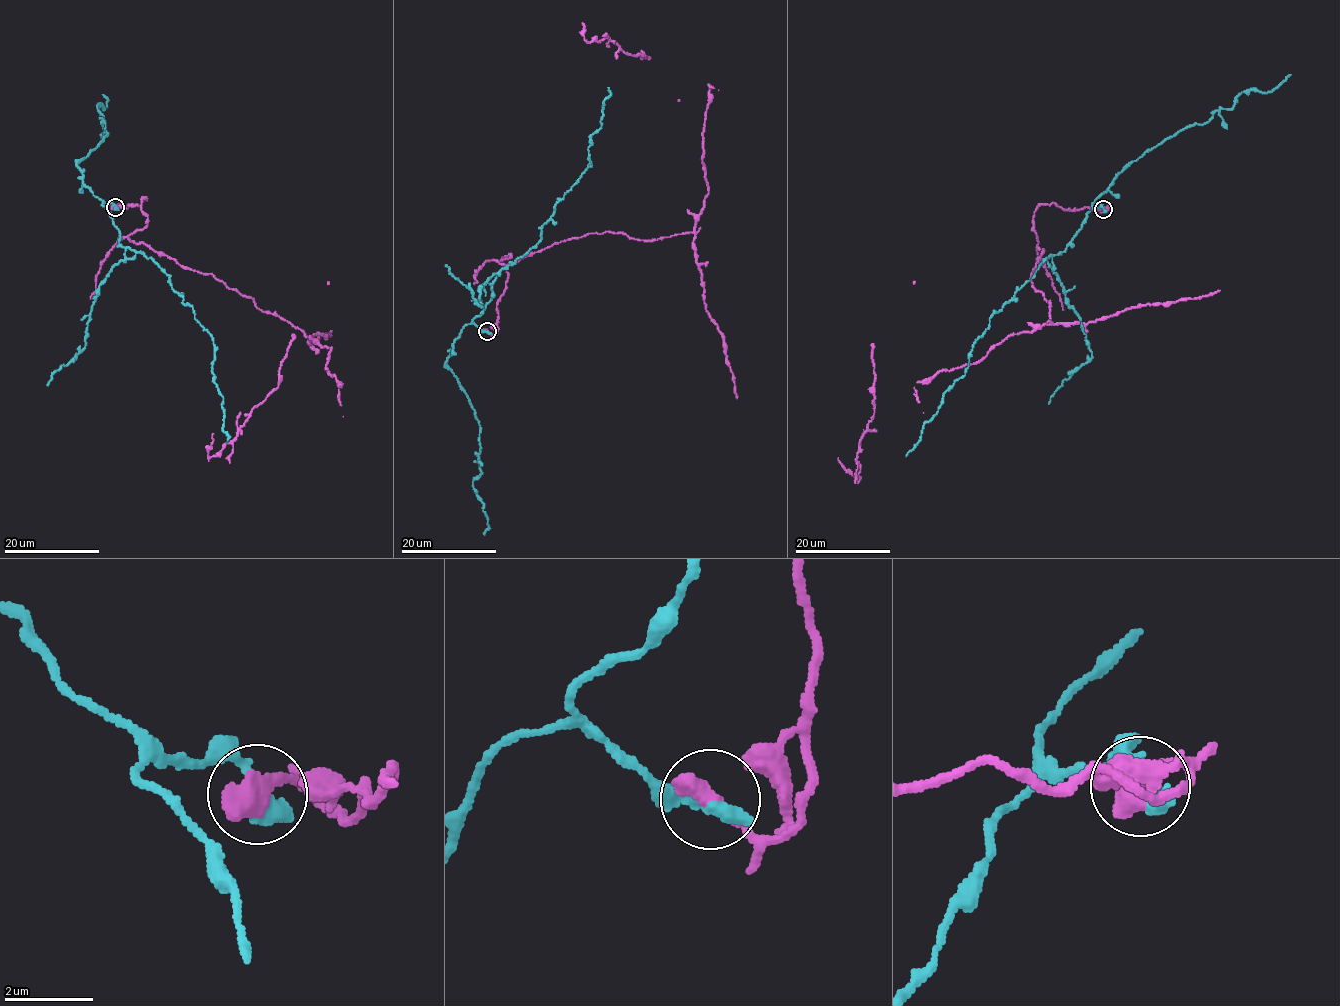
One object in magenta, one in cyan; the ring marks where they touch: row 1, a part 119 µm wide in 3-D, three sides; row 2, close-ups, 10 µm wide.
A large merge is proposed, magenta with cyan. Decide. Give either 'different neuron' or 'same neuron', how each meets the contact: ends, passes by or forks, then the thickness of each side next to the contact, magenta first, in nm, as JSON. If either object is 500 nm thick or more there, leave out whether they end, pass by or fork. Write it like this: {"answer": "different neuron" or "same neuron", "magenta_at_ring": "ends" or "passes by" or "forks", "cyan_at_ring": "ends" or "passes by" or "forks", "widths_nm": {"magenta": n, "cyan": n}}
{"answer": "different neuron", "widths_nm": {"magenta": 600, "cyan": 480}}

